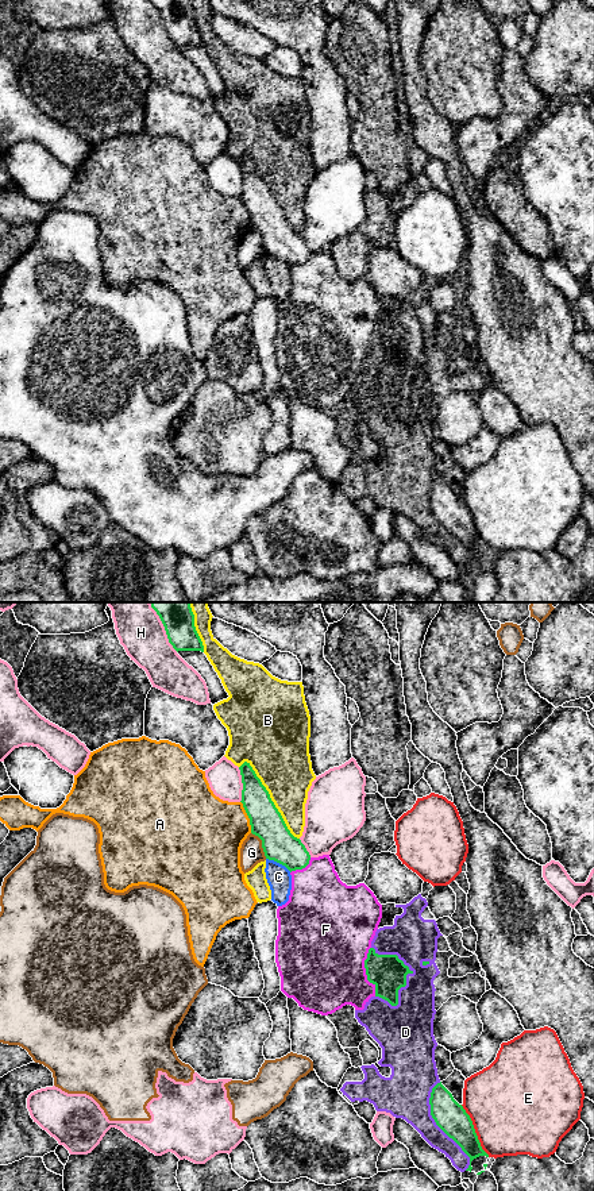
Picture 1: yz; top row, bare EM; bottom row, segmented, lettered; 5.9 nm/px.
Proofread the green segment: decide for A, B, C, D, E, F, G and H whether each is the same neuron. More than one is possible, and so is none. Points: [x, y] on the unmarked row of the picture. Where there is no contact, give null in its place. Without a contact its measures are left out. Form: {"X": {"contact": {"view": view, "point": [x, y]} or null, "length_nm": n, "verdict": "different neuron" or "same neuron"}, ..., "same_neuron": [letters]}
{"A": {"contact": {"view": "yz", "point": [249, 212]}, "length_nm": 200, "verdict": "different neuron"}, "B": {"contact": {"view": "yz", "point": [272, 196]}, "length_nm": 550, "verdict": "different neuron"}, "C": {"contact": {"view": "yz", "point": [278, 257]}, "length_nm": 170, "verdict": "different neuron"}, "D": {"contact": {"view": "yz", "point": [409, 365]}, "length_nm": 380, "verdict": "different neuron"}, "E": {"contact": {"view": "yz", "point": [474, 525]}, "length_nm": 360, "verdict": "different neuron"}, "F": {"contact": {"view": "yz", "point": [366, 366]}, "length_nm": 300, "verdict": "different neuron"}, "G": {"contact": {"view": "yz", "point": [262, 239]}, "length_nm": 180, "verdict": "different neuron"}, "H": {"contact": {"view": "yz", "point": [165, 23]}, "length_nm": 320, "verdict": "different neuron"}, "same_neuron": []}

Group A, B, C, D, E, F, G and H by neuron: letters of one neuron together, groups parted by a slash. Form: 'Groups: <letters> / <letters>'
Groups: A / B / C D / E / F / G H

